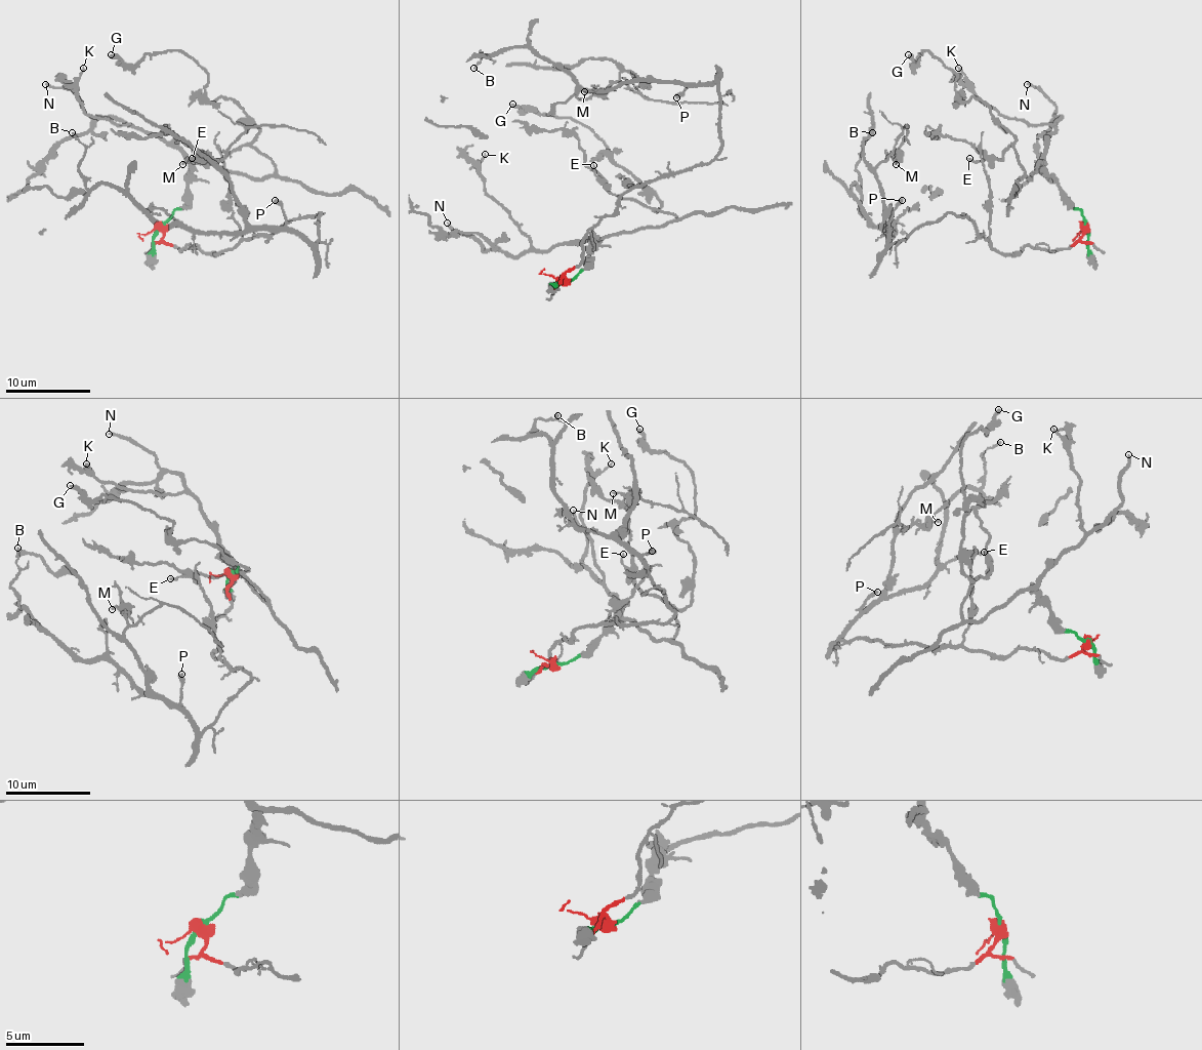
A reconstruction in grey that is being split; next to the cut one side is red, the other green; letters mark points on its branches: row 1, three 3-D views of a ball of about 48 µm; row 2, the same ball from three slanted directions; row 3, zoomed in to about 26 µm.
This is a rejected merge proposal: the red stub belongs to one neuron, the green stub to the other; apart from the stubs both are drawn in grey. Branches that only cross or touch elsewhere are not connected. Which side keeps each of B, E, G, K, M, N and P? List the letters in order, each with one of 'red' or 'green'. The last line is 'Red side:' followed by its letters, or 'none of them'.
B: red
E: green
G: green
K: green
M: red
N: green
P: red
Red side: B, M, P

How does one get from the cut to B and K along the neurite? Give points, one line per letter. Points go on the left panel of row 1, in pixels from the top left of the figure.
B: (159, 225), (180, 250), (218, 255), (319, 212), (315, 242), (153, 220), (108, 185), (88, 189), (72, 133)
K: (159, 225), (184, 201), (189, 161), (163, 142), (131, 125), (114, 125), (84, 112), (78, 94), (82, 67)

